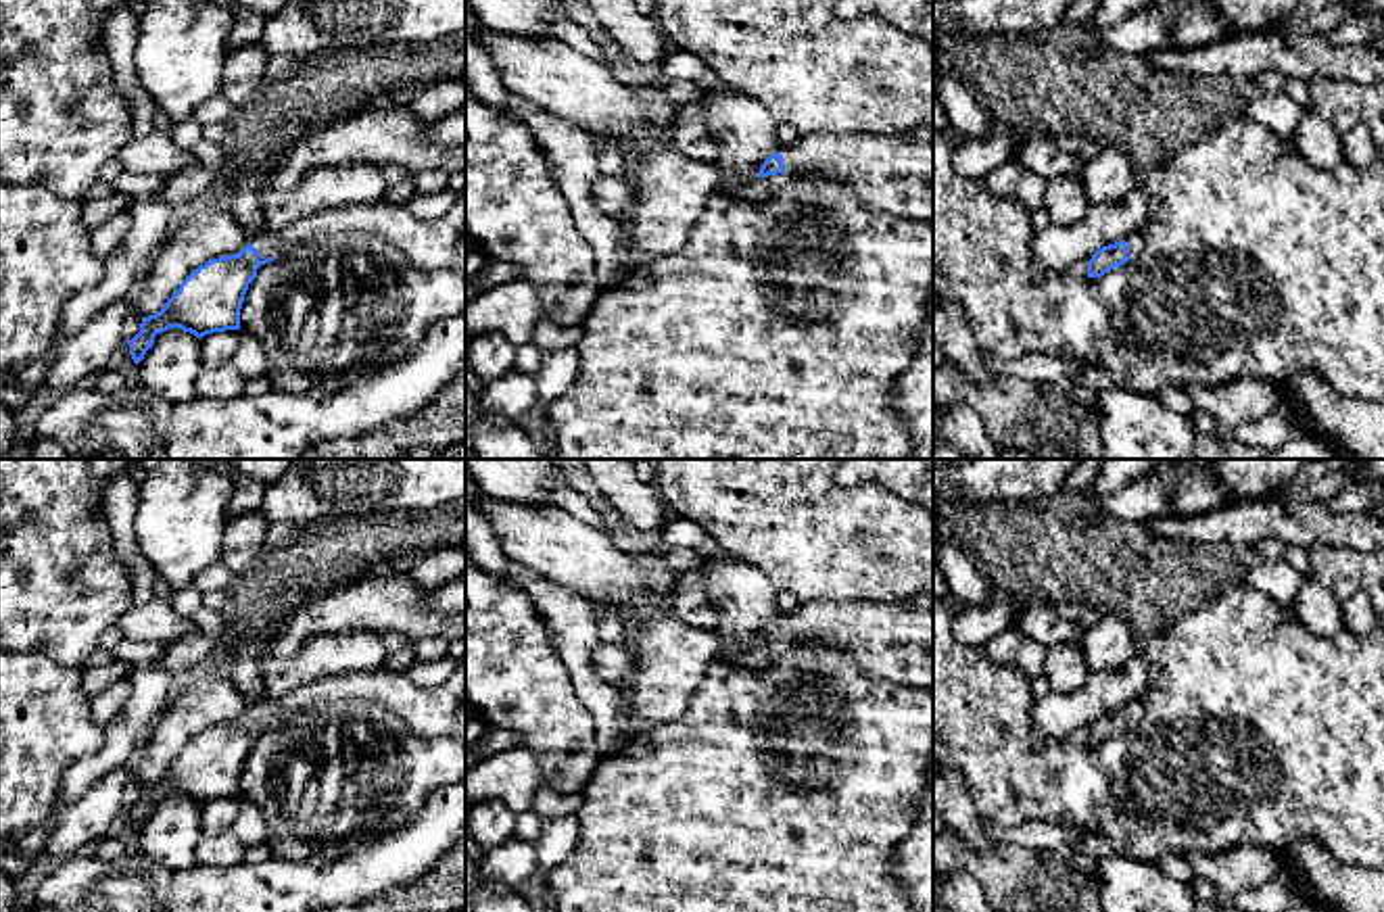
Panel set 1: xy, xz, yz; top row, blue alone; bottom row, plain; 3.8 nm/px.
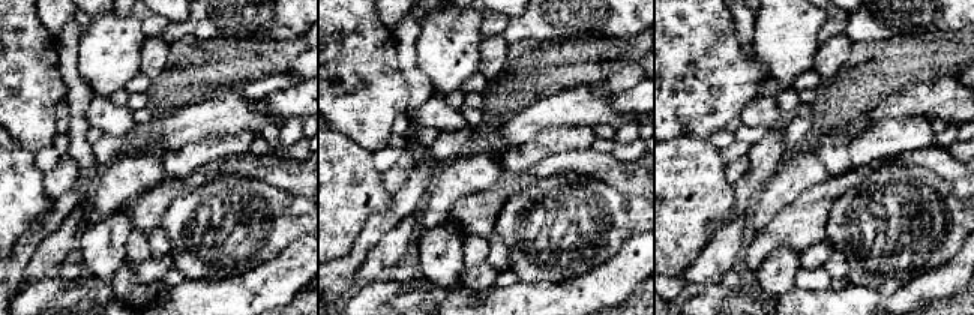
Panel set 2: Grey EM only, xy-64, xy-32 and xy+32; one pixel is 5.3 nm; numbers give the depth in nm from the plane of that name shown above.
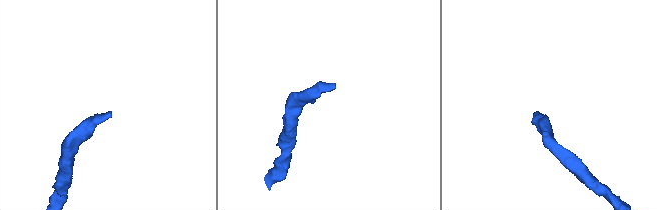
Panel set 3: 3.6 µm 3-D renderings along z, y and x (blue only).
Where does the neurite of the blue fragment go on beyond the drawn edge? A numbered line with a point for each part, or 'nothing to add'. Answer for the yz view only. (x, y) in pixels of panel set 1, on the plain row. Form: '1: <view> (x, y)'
1: yz (1134, 706)

